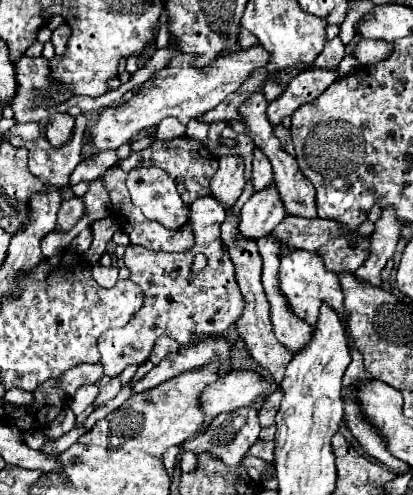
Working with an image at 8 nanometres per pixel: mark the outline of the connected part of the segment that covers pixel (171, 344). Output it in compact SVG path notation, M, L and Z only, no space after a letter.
M162 336L162 338L156 340L156 344L154 344L148 360L150 360L152 364L160 364L160 360L162 360L166 354L176 352L178 348L180 348L180 344L178 344L176 340L172 340L172 338L168 338L168 336Z

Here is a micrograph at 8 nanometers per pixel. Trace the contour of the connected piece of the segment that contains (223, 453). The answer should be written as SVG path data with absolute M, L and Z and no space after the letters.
M238 408L234 412L216 416L202 432L198 432L192 440L188 440L182 446L182 450L190 450L194 454L202 454L204 452L204 454L220 460L228 468L236 468L242 462L244 454L250 450L250 446L258 440L258 434L260 434L258 412L254 408Z

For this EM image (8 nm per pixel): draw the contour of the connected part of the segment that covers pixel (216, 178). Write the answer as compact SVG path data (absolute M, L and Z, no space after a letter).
M236 154L222 156L218 162L220 162L220 168L210 180L210 190L212 190L212 196L218 200L218 204L228 210L236 204L236 200L244 190L244 184L246 184L244 162Z

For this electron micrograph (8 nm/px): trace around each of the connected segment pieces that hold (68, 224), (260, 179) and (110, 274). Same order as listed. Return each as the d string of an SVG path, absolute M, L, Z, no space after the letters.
M70 198L66 202L62 202L60 210L58 210L58 222L54 232L68 232L84 214L84 204L82 198Z
M254 148L254 162L252 162L252 184L254 184L254 192L260 192L264 188L268 188L274 182L274 172L270 162L266 160L264 152L260 152L258 148Z
M94 264L92 266L92 278L102 286L102 288L112 288L118 280L118 268L116 266L110 266L110 268L104 268L100 264Z

